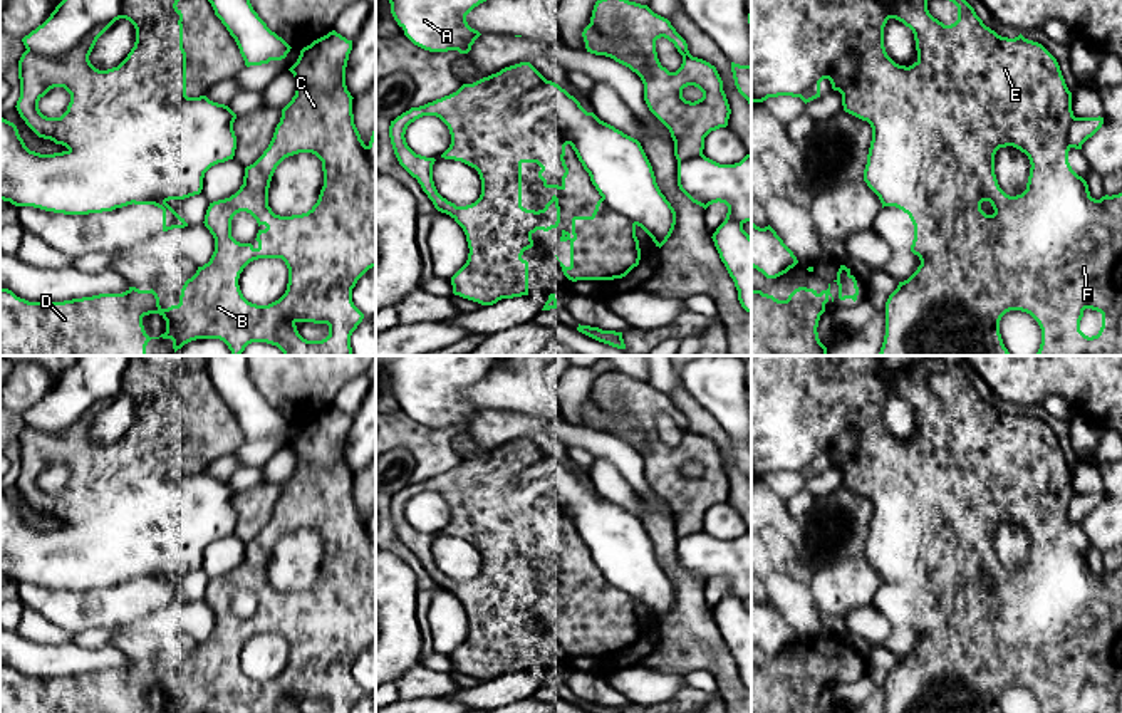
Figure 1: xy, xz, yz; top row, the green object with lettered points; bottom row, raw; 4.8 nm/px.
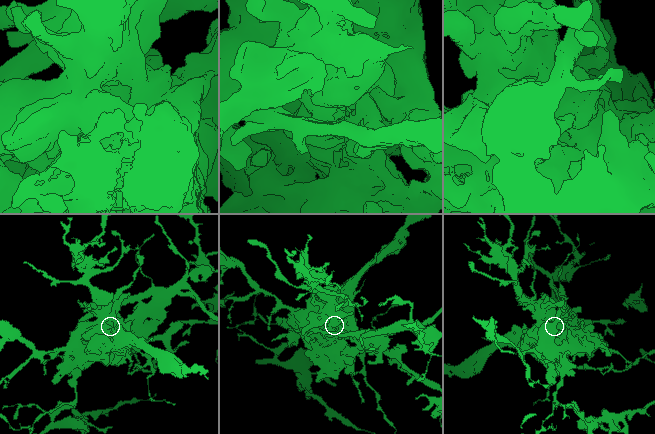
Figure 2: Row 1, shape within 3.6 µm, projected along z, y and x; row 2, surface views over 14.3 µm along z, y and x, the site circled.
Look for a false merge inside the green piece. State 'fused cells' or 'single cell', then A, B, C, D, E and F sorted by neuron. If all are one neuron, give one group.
fused cells; A / B C D E F

